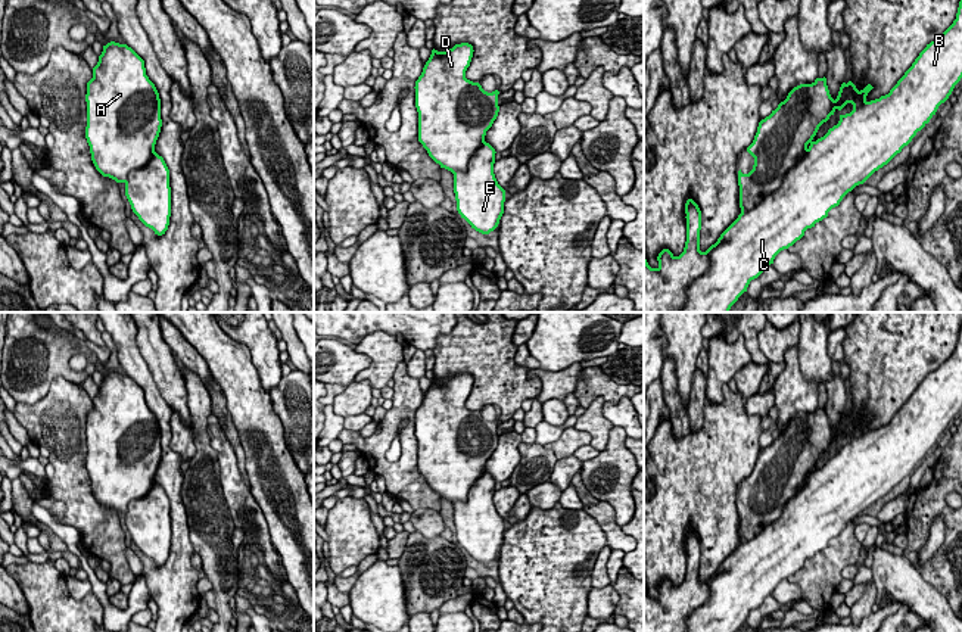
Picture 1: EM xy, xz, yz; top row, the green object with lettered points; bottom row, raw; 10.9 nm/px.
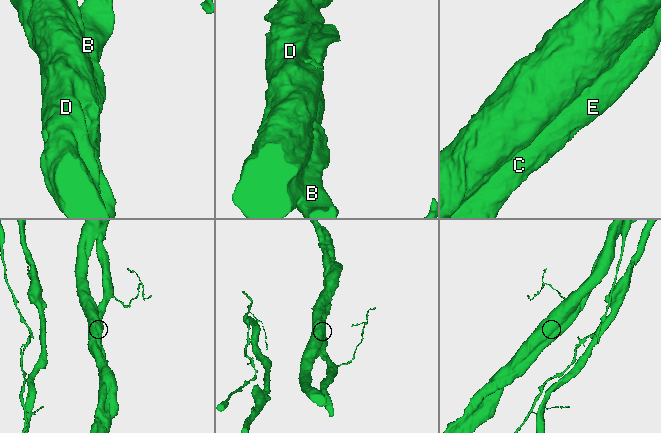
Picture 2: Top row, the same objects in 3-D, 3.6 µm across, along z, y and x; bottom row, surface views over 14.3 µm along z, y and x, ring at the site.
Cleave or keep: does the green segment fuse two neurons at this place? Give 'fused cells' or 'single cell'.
single cell

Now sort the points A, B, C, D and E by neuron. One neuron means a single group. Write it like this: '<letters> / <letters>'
A B C D E

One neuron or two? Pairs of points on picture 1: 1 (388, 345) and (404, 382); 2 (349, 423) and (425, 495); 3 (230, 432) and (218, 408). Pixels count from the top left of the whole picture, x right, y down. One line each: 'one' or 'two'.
1: two
2: two
3: one

